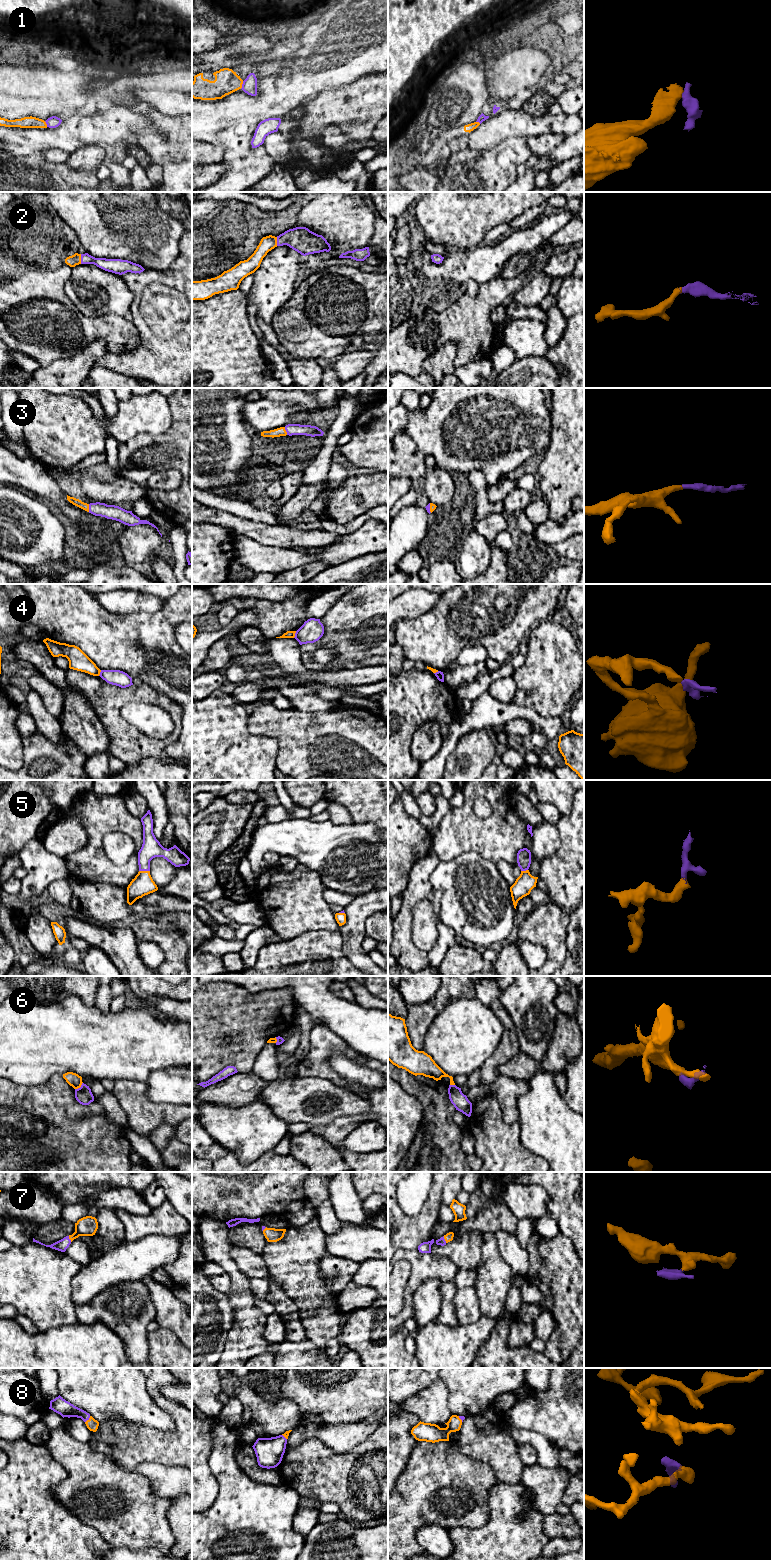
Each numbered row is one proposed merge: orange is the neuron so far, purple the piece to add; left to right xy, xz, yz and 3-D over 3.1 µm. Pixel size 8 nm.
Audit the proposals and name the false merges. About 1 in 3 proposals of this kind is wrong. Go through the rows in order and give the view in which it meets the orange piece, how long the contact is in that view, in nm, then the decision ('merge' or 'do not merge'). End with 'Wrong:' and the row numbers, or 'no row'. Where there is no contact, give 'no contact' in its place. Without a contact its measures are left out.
1: contact in xz; length 70 nm; do not merge
2: contact in xy; length 80 nm; merge
3: contact in xy; length 60 nm; merge
4: contact in xz; length 60 nm; do not merge
5: contact in xy; length 90 nm; merge
6: contact in xy; length 90 nm; do not merge
7: contact in yz; length 60 nm; merge
8: contact in xy; length 70 nm; merge
Wrong: 1, 4, 6

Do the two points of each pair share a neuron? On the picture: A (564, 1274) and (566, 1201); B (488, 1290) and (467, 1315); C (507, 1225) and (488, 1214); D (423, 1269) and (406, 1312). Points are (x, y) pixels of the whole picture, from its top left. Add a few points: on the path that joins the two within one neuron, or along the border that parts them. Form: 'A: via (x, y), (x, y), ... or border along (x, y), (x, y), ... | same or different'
A: border along (560, 1232), (565, 1234), (573, 1244) | different
B: border along (474, 1287), (482, 1315) | different
C: via (502, 1220), (493, 1217) | same
D: via (415, 1280), (409, 1291), (408, 1301) | same

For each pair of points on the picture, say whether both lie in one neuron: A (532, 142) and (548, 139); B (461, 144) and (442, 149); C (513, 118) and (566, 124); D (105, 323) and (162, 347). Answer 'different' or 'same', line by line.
A: same
B: different
C: same
D: different

